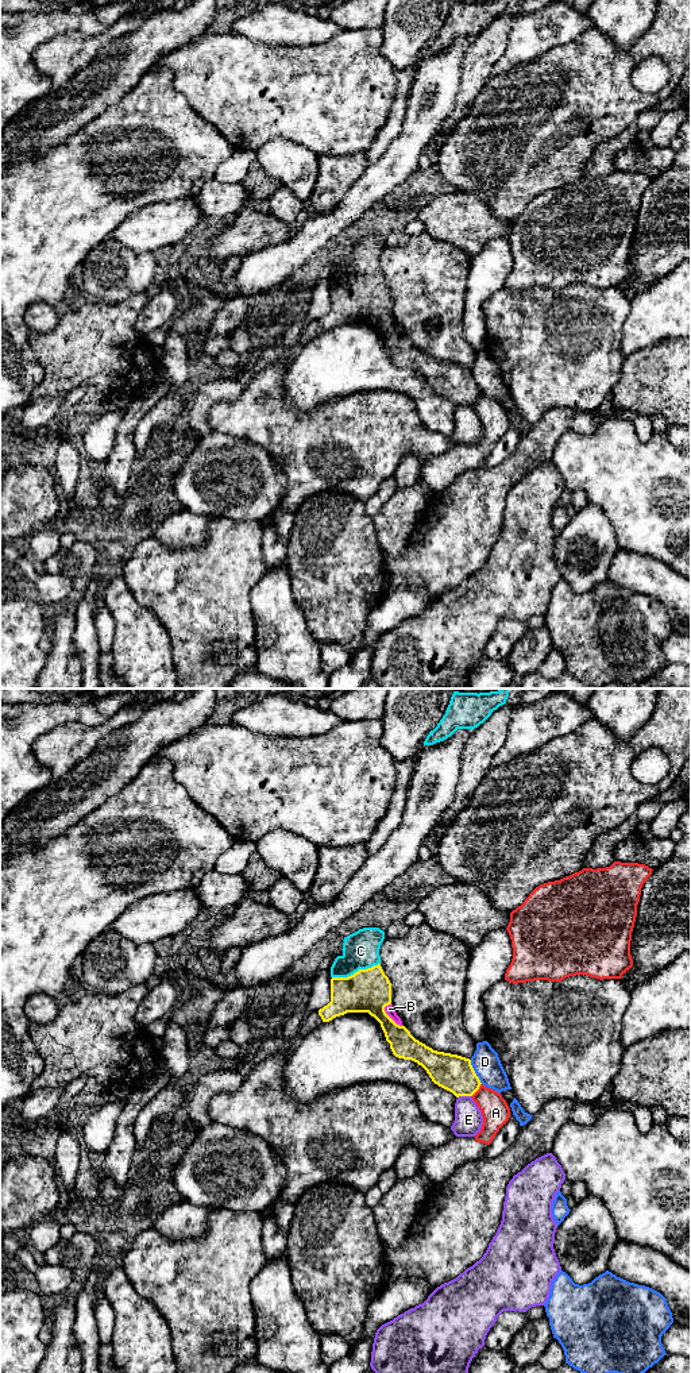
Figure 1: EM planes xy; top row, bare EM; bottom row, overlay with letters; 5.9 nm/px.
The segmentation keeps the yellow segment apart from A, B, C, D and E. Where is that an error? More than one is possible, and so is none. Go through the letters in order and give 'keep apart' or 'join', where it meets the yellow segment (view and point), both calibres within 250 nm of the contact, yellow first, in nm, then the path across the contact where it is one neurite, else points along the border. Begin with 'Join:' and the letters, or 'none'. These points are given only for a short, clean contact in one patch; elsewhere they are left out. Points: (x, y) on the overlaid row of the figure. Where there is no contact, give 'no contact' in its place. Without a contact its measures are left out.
Join: B, C
A: keep apart | xy (478, 1088) | 220/170 nm
B: join | xy (389, 1017) | 260/50 nm | across xy (369, 990), (389, 1017), (389, 1009)
C: join | xy (355, 972) | 260/220 nm | across xy (369, 990), (355, 972), (361, 964), (361, 951)
D: keep apart | xy (474, 1072) | 220/160 nm
E: keep apart | xy (463, 1095) | 220/170 nm

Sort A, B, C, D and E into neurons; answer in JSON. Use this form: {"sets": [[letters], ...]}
{"sets": [["A"], ["B", "C"], ["D"], ["E"]]}

